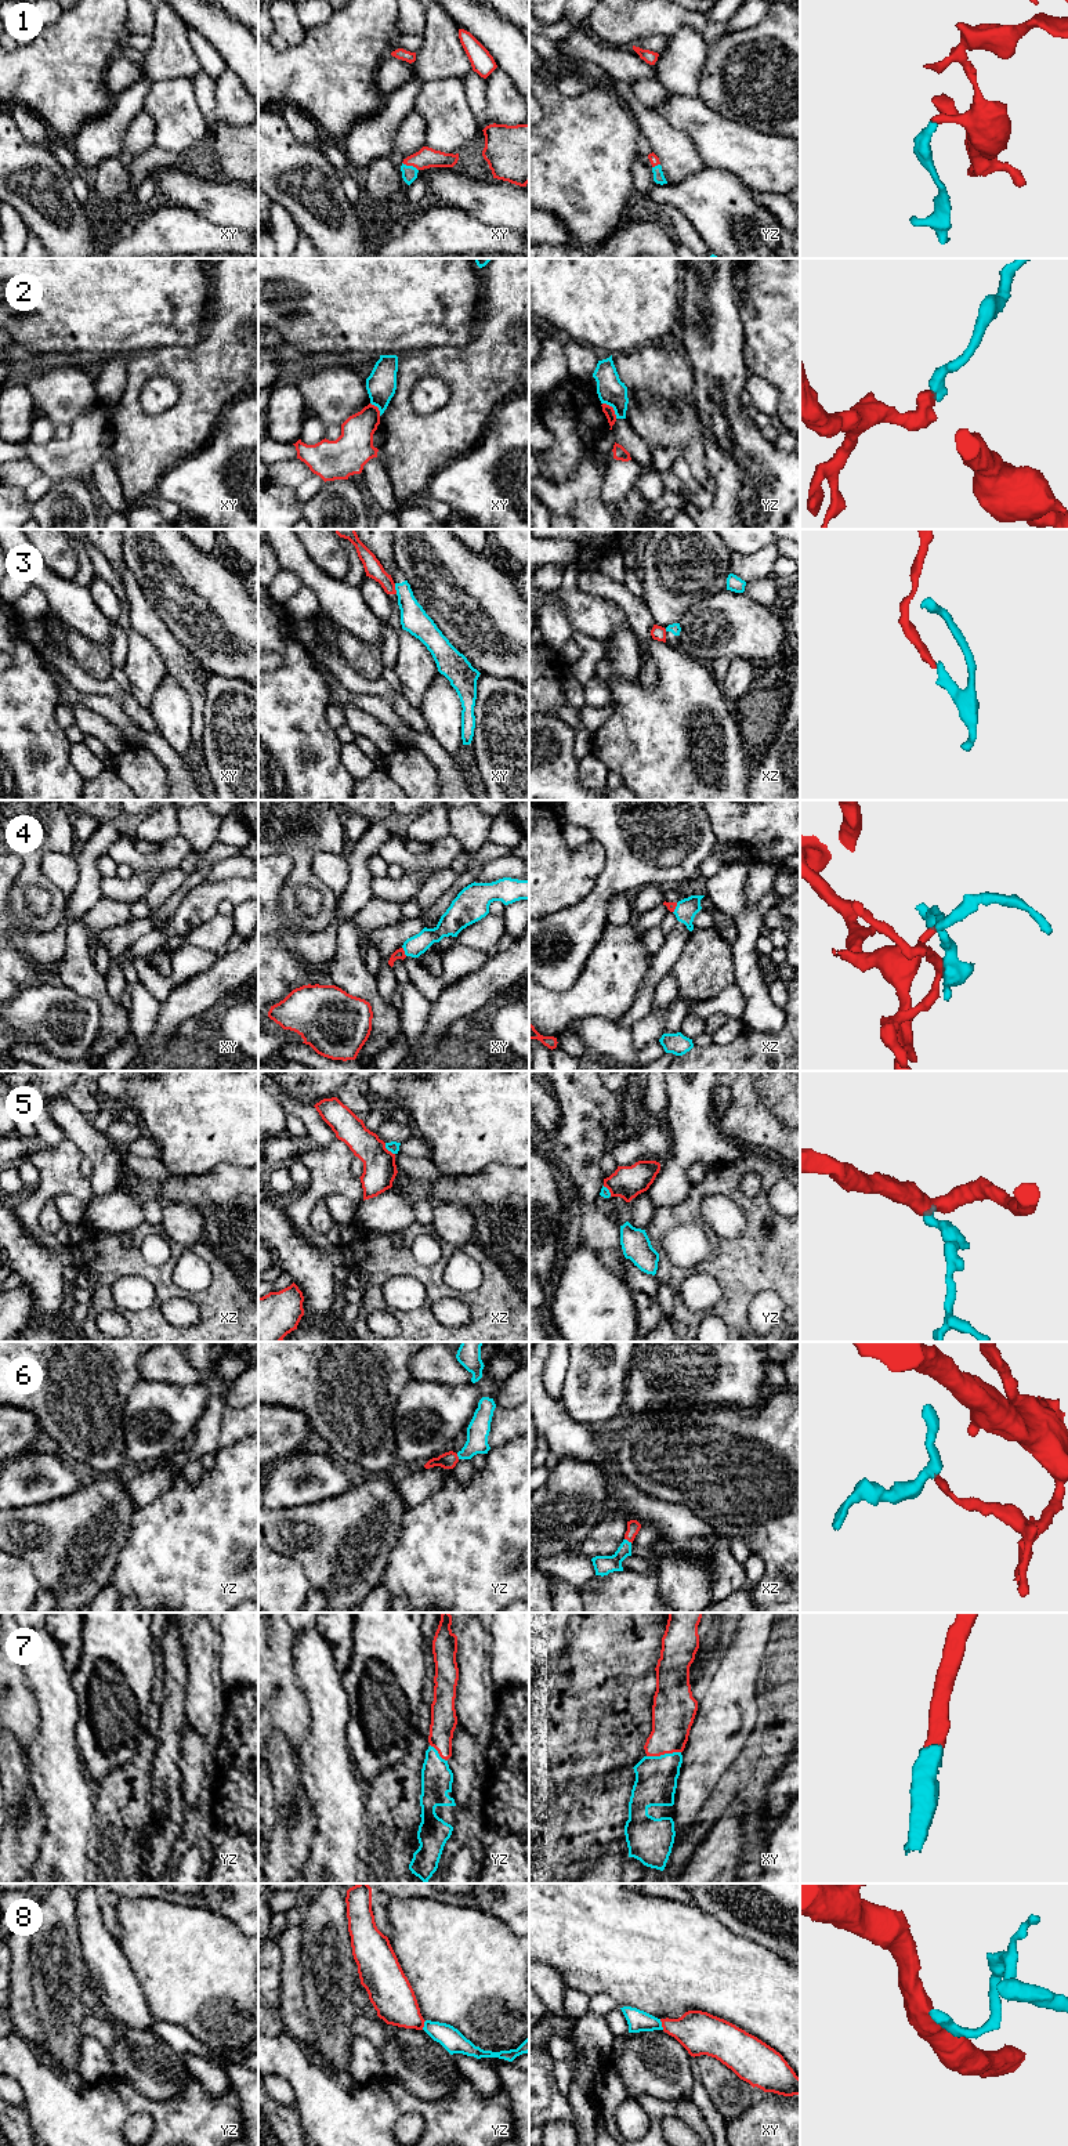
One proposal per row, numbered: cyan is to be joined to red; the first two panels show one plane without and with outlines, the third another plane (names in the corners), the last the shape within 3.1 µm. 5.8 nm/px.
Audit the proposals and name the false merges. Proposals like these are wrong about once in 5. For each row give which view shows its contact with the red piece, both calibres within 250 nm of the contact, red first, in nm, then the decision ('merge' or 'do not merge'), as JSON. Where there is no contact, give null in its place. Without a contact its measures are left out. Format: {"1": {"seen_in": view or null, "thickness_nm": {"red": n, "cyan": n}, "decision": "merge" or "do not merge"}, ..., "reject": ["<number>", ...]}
{"1": {"seen_in": "xy", "thickness_nm": {"red": 120, "cyan": 90}, "decision": "merge"}, "2": {"seen_in": "yz", "thickness_nm": {"red": 60, "cyan": 160}, "decision": "do not merge"}, "3": {"seen_in": "xy", "thickness_nm": {"red": 100, "cyan": 160}, "decision": "do not merge"}, "4": {"seen_in": "xy", "thickness_nm": {"red": 60, "cyan": 120}, "decision": "merge"}, "5": {"seen_in": "xz", "thickness_nm": {"red": 190, "cyan": 60}, "decision": "merge"}, "6": {"seen_in": "xz", "thickness_nm": {"red": 80, "cyan": 110}, "decision": "merge"}, "7": {"seen_in": "xy", "thickness_nm": {"red": 260, "cyan": 240}, "decision": "merge"}, "8": {"seen_in": "xy", "thickness_nm": {"red": 260, "cyan": 130}, "decision": "merge"}, "reject": ["2", "3"]}

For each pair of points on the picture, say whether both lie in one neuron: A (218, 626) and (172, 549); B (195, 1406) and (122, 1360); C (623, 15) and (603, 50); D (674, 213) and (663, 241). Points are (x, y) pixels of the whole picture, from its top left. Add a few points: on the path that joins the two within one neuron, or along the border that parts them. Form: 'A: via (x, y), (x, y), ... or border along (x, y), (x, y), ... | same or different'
A: via (206, 607), (172, 572), (172, 568) | same
B: border along (141, 1378), (133, 1386), (125, 1407) | different
C: border along (592, 31), (608, 44), (632, 47) | different
D: border along (661, 216), (676, 238) | different

